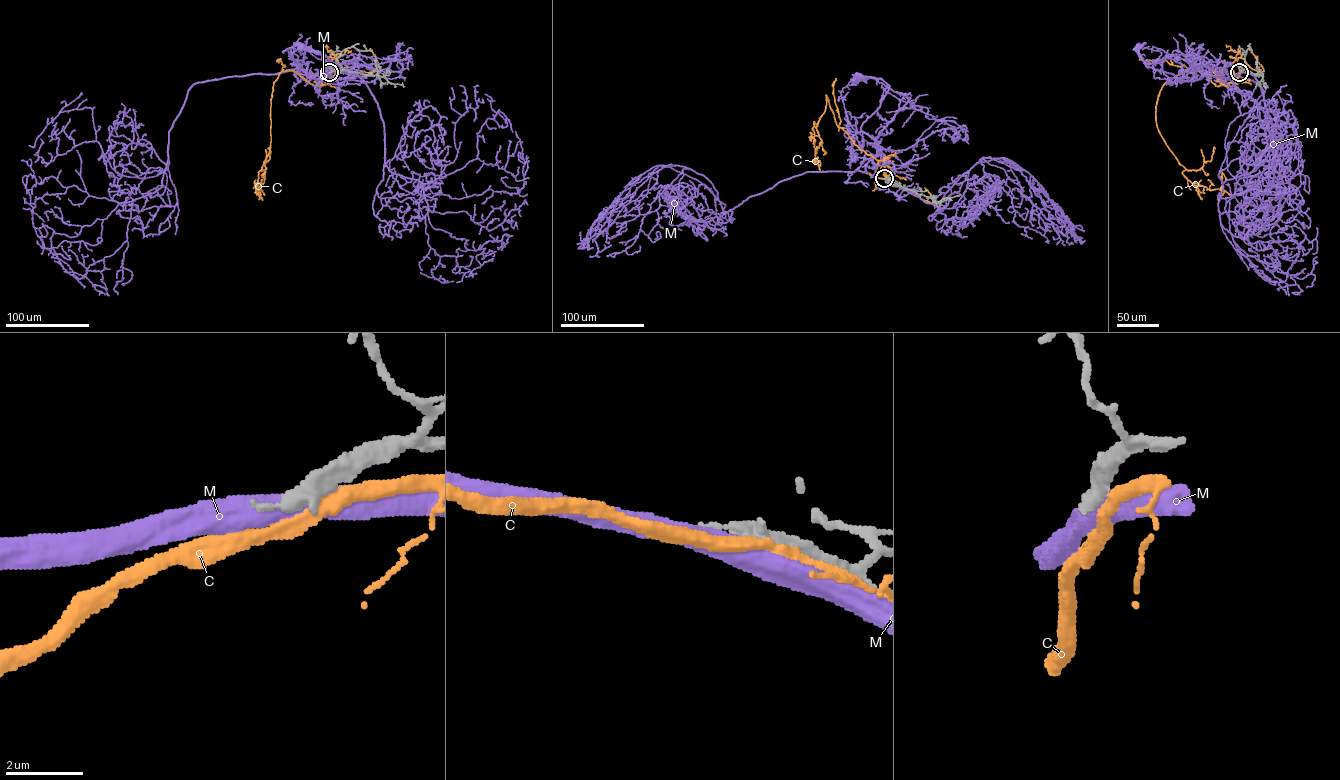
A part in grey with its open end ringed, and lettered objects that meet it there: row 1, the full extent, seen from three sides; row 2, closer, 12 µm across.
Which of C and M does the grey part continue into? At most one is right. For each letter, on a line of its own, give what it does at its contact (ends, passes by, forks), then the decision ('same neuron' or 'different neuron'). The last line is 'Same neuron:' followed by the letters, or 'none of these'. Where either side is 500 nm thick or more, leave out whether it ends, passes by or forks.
C: it passes by; different neuron
M: different neuron
Same neuron: none of these

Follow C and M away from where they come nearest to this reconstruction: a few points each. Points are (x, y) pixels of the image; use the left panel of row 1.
C: (330, 72), (319, 86), (292, 70), (273, 83), (259, 190), (264, 172), (264, 180)
M: (329, 72), (310, 78), (322, 71), (321, 79), (336, 81), (347, 77), (353, 65), (330, 63), (303, 48)

